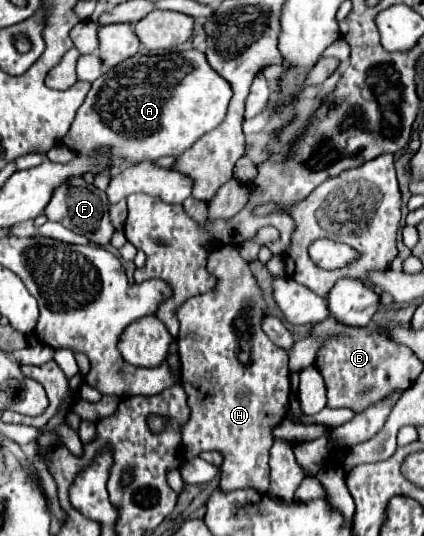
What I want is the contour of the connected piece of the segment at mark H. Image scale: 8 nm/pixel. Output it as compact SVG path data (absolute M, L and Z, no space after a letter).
M220 247L220 249L214 249L208 257L208 271L212 275L218 277L218 285L214 291L208 291L204 295L196 295L196 297L190 297L186 299L178 309L176 309L176 317L180 321L180 335L178 335L178 357L180 357L180 383L184 387L184 391L188 393L188 405L192 409L190 413L190 419L188 419L188 425L184 425L184 433L182 433L182 445L184 445L184 451L188 457L196 457L198 453L202 451L218 451L224 461L222 461L222 489L224 491L232 491L232 489L238 489L238 487L254 487L254 489L260 489L262 493L268 491L268 485L270 485L270 465L268 465L268 459L270 459L270 447L272 447L272 441L274 441L274 427L282 423L282 419L286 417L288 413L288 397L290 397L290 371L288 371L288 353L274 345L270 341L270 337L262 331L260 327L260 321L264 317L264 299L262 299L262 291L260 287L256 285L256 279L252 277L250 269L248 269L248 263L238 255L238 249L236 247Z

